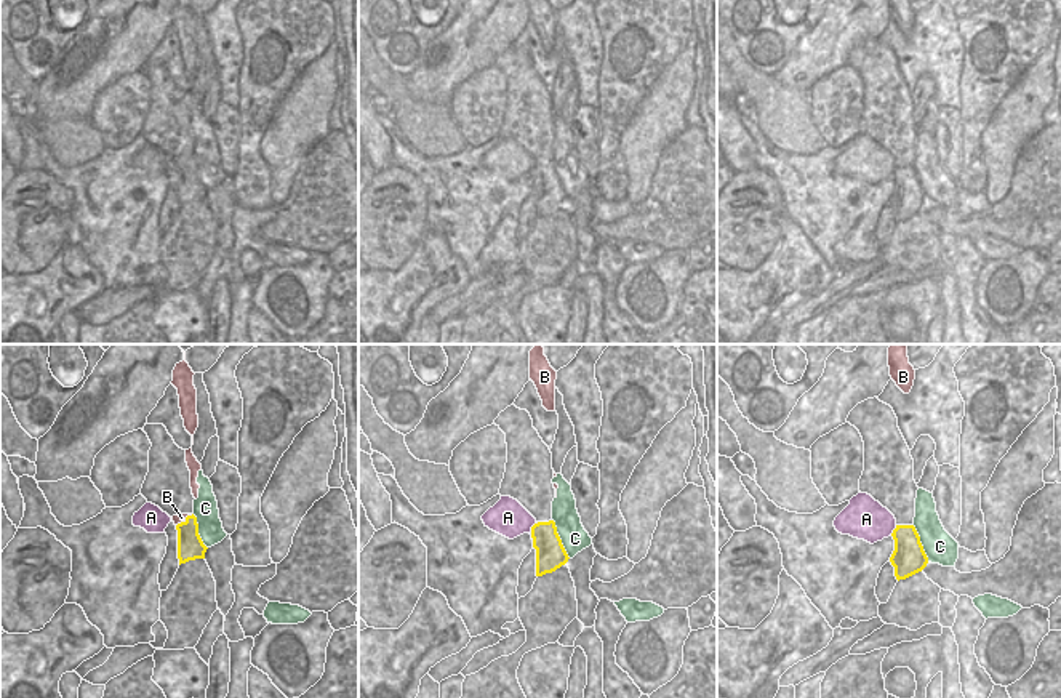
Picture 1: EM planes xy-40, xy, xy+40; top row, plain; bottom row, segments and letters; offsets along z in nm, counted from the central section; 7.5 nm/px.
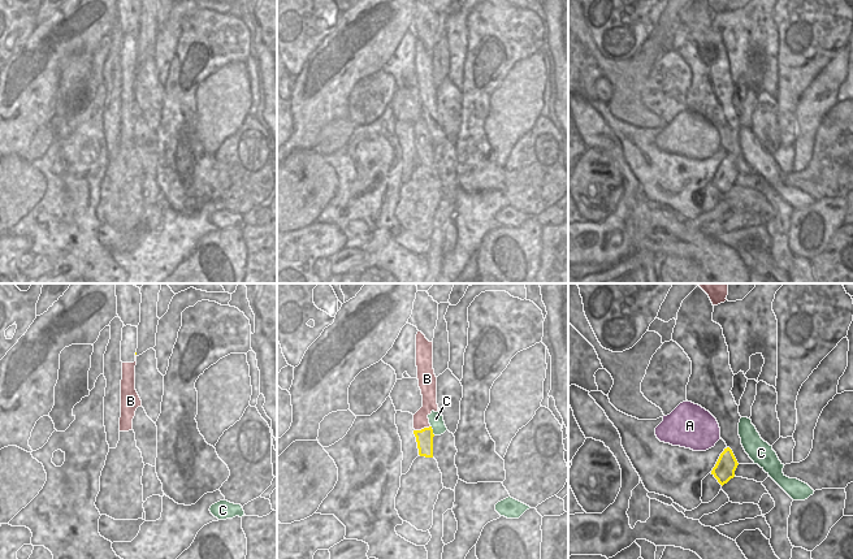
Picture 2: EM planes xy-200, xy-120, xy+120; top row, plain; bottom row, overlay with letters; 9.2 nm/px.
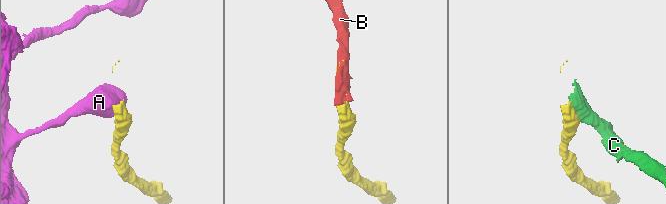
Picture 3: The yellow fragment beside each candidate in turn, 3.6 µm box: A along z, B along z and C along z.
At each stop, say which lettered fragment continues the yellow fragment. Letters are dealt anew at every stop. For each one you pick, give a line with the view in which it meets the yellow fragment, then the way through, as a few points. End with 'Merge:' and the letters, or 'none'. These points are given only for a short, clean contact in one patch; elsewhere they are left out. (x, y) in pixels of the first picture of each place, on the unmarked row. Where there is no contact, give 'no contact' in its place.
Merge: none

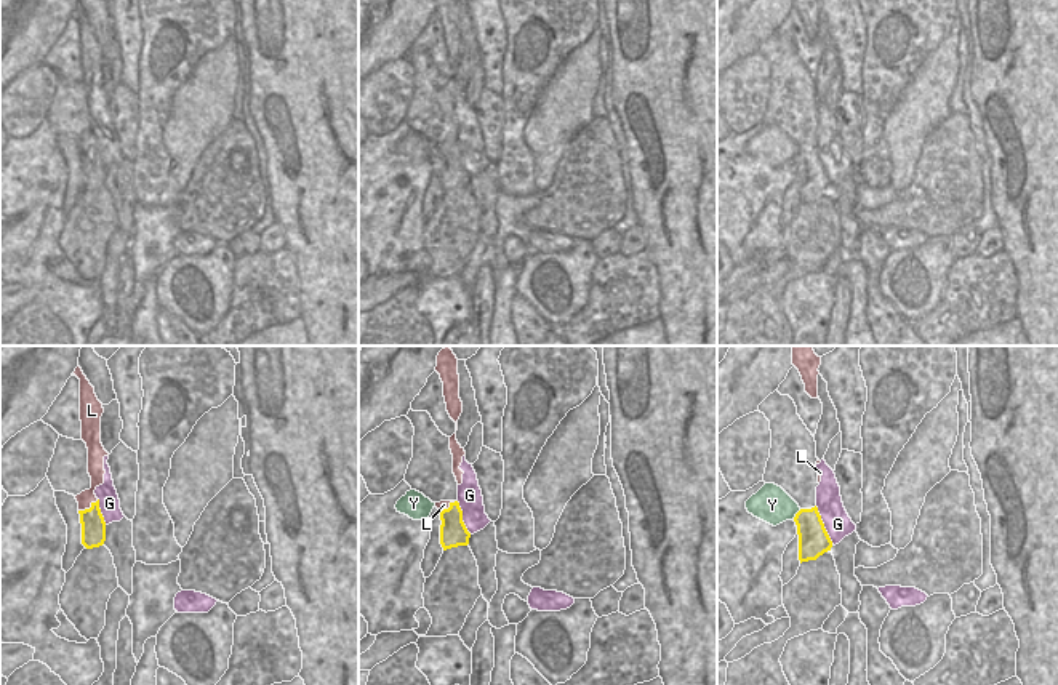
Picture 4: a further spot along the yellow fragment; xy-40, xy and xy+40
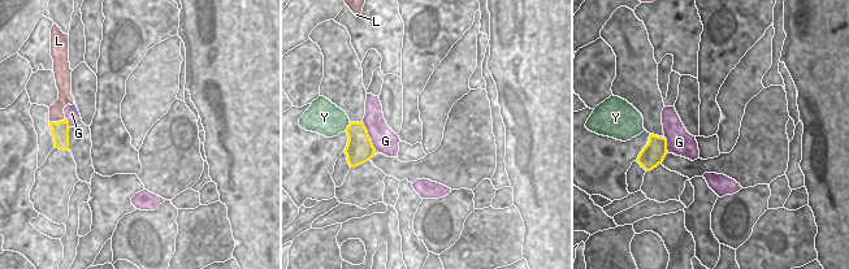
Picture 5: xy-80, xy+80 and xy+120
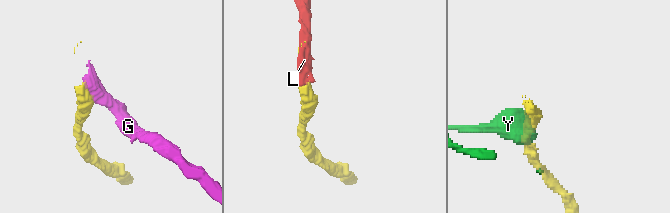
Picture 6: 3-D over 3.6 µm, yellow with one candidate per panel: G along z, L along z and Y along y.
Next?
Merge: none

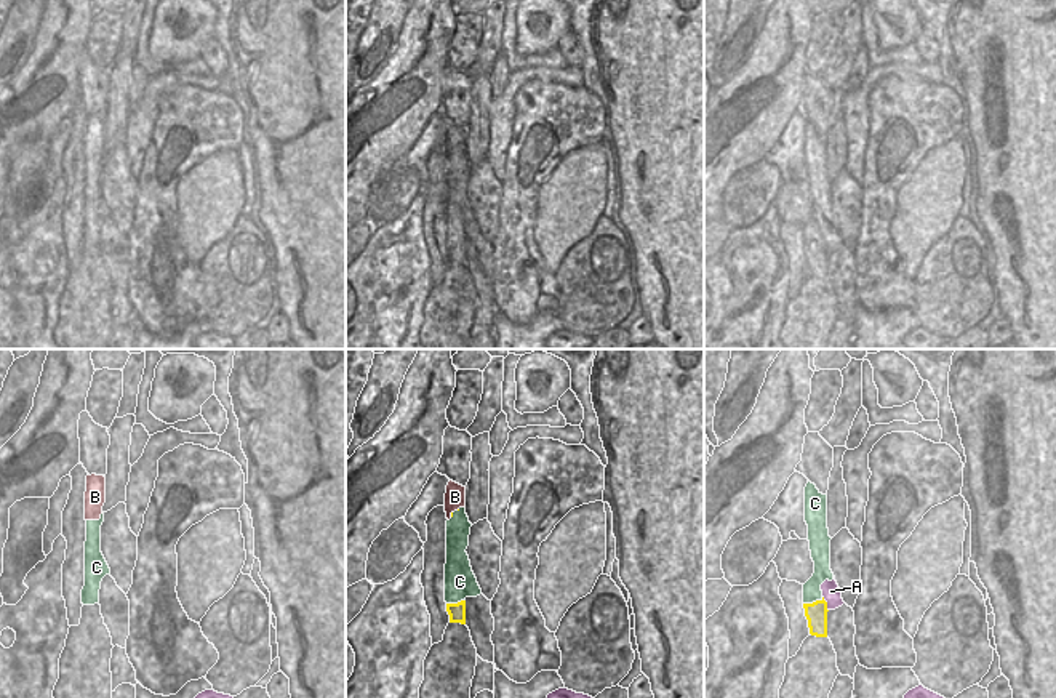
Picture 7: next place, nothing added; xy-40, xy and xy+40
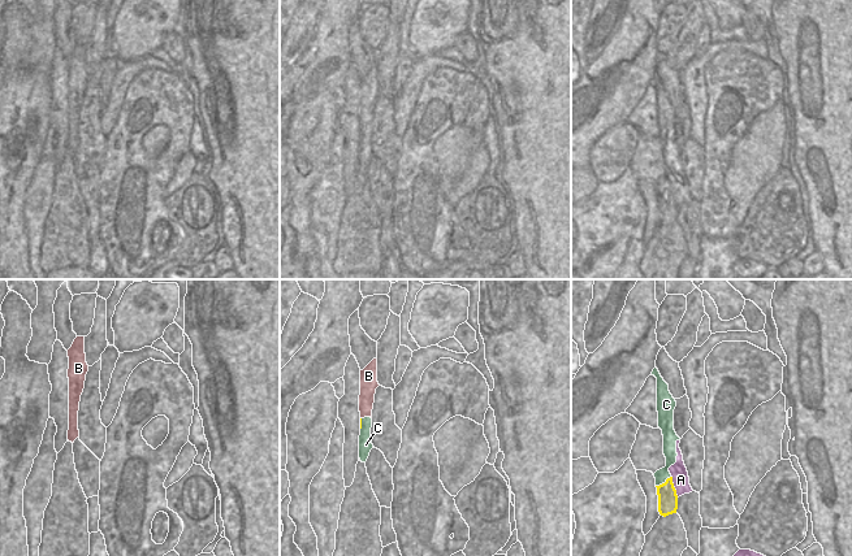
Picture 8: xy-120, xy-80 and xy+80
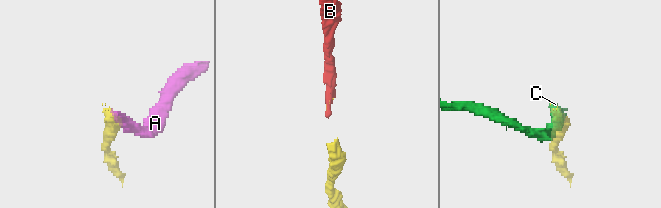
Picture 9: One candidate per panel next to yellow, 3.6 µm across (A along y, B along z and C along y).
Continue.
B: xy | across xy (452, 154), (452, 156), (455, 138)
Merge: B

